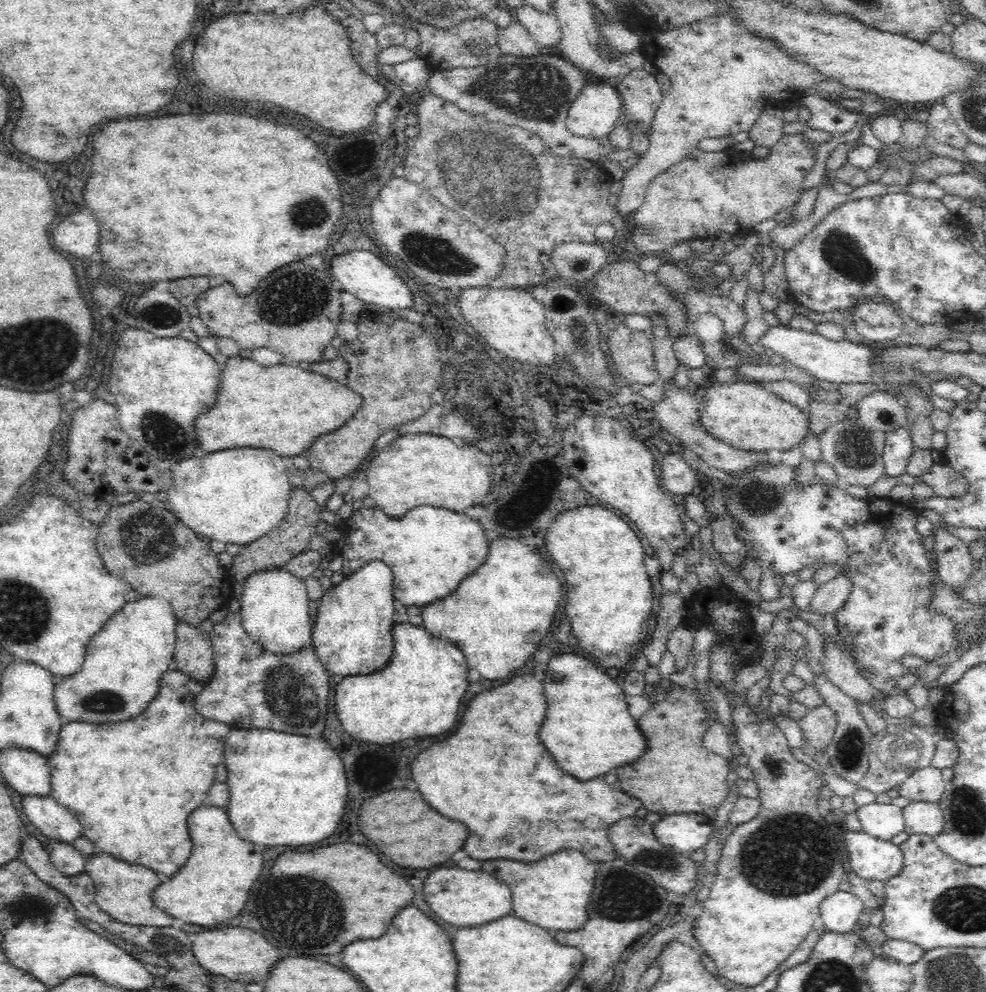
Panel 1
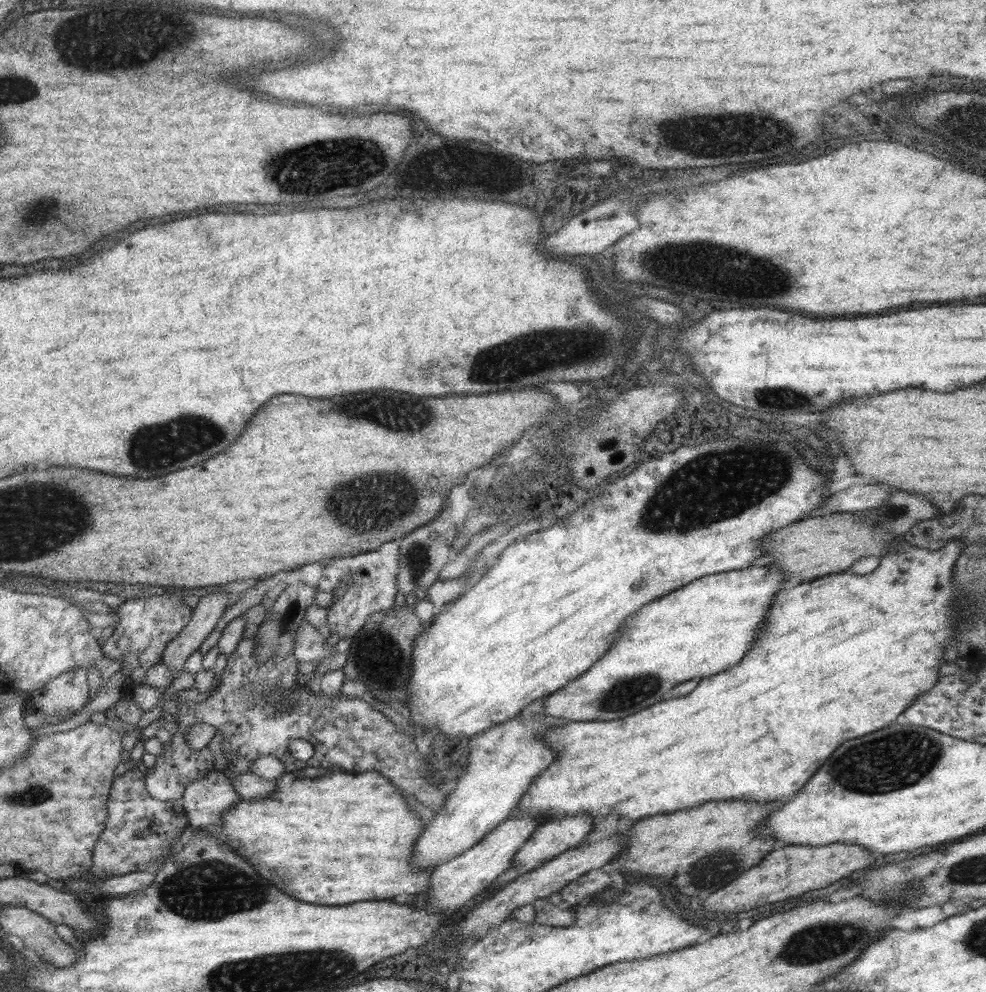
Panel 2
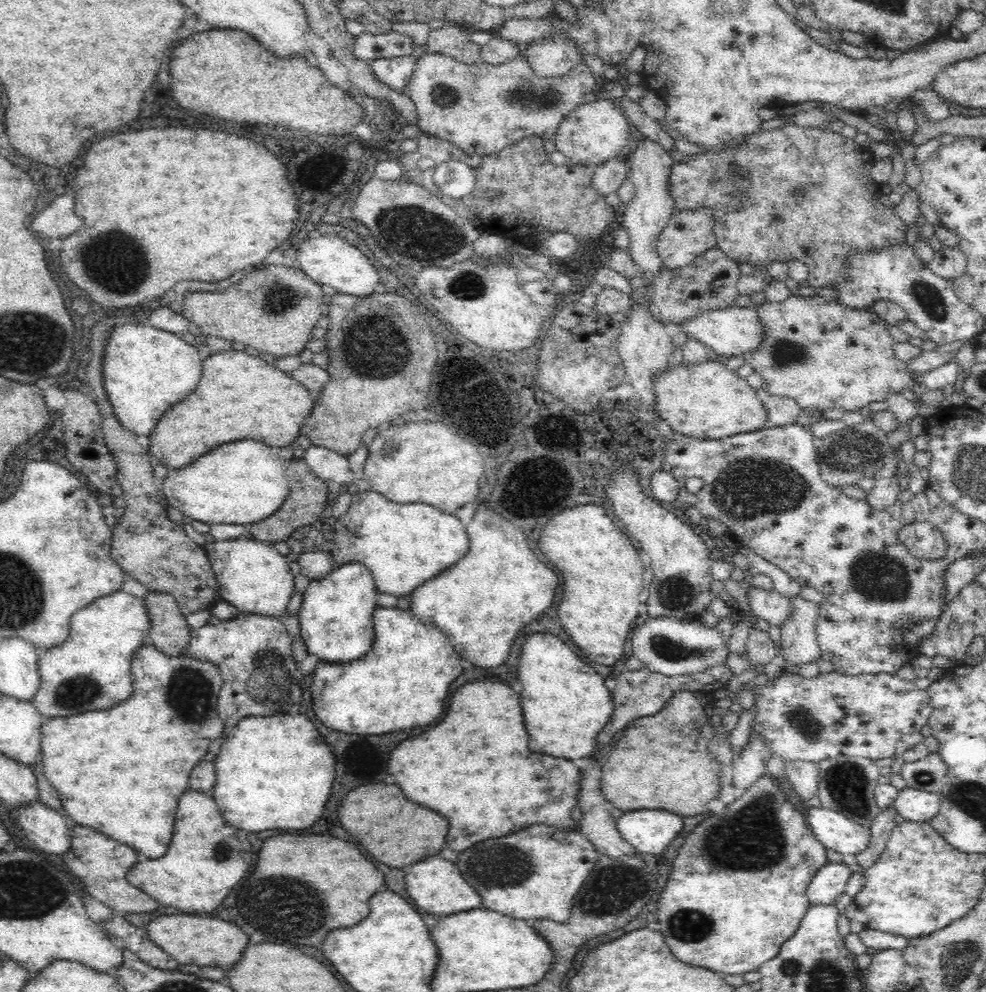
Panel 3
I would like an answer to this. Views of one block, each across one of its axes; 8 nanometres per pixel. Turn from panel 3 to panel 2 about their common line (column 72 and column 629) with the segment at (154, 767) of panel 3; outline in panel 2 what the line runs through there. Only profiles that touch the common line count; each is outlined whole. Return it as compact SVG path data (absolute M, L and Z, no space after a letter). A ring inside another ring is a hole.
M959 538L949 540L938 550L916 547L903 540L881 556L880 564L870 574L861 575L848 570L785 586L773 598L772 607L768 609L765 621L753 642L752 652L745 654L746 658L740 659L735 666L729 666L722 672L702 678L698 686L685 695L686 698L668 696L670 700L656 702L622 720L562 721L560 725L548 727L543 734L543 740L546 740L546 745L556 753L554 758L556 762L552 762L552 766L548 766L542 774L538 774L538 778L528 787L527 793L517 802L512 816L536 815L536 819L544 819L545 822L550 819L588 815L597 823L601 821L596 820L598 816L617 814L622 818L640 821L648 816L688 810L710 800L766 802L766 800L792 798L798 790L802 790L802 786L810 780L810 776L830 758L830 754L844 740L852 740L892 724L894 718L902 714L906 706L910 706L910 702L915 701L916 696L920 696L926 690L930 691L931 686L934 686L934 682L938 680L938 666L942 664L940 662L942 648L948 646L954 636L954 620L956 620L954 610L958 610L958 604L952 592L954 588L951 581L952 569L964 549L966 547Z

